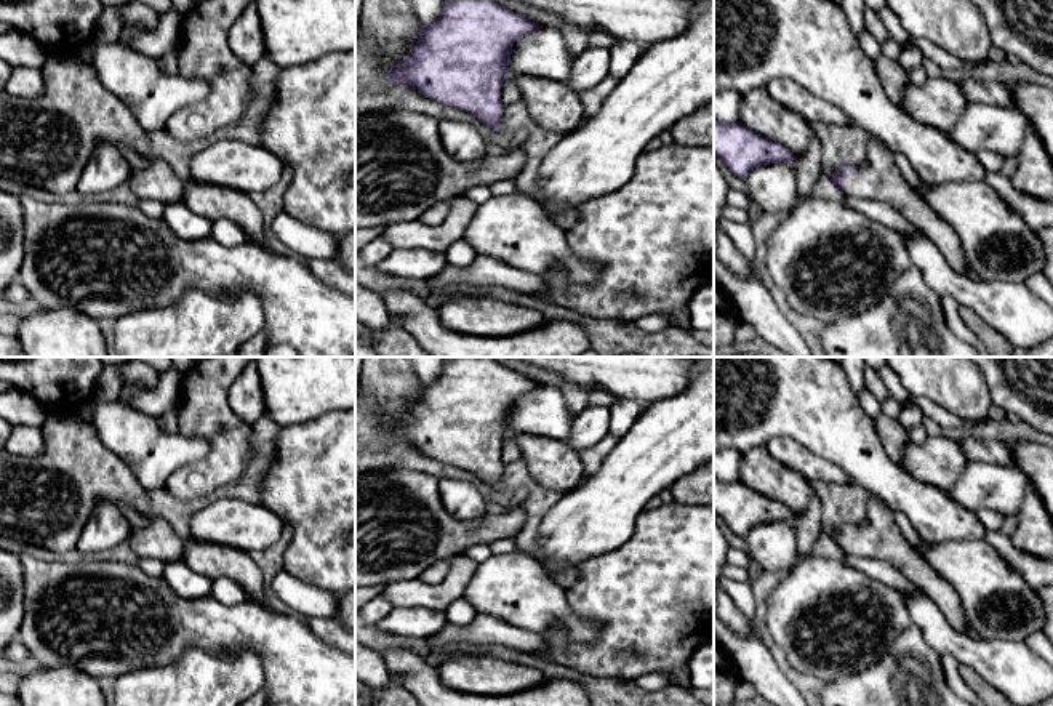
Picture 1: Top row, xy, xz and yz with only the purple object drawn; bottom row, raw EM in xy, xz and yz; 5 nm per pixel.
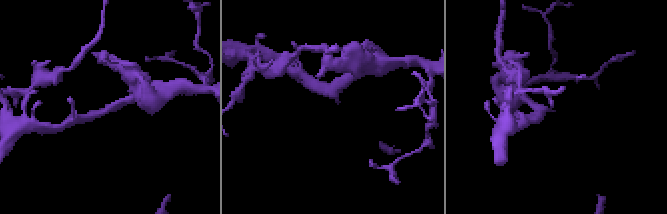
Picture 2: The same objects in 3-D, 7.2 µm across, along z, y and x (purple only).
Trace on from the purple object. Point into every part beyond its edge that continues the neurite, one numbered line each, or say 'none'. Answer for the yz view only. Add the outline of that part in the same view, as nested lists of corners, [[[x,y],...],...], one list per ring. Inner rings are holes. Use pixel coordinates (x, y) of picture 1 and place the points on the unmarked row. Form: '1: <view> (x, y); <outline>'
1: yz (879, 537); [[[871,493],[866,522],[856,527],[845,544],[845,551],[855,557],[893,565],[941,610],[952,629],[967,631],[955,589],[907,543],[895,520],[895,512],[880,498]]]

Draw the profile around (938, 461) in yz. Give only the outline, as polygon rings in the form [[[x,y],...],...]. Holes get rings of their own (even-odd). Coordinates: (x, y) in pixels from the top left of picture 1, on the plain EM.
[[[944,435],[928,437],[923,443],[907,442],[901,453],[901,467],[912,479],[944,491],[955,485],[967,463],[960,443]]]

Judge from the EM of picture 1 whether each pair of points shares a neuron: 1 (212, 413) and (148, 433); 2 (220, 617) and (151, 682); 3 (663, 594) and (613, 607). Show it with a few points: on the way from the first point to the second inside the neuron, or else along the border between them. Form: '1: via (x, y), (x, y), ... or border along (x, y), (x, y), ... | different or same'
1: border along (176, 429), (186, 436), (204, 437), (210, 447) | different
2: border along (224, 650), (186, 649), (172, 661), (152, 668) | different
3: via (650, 597), (626, 597) | same

